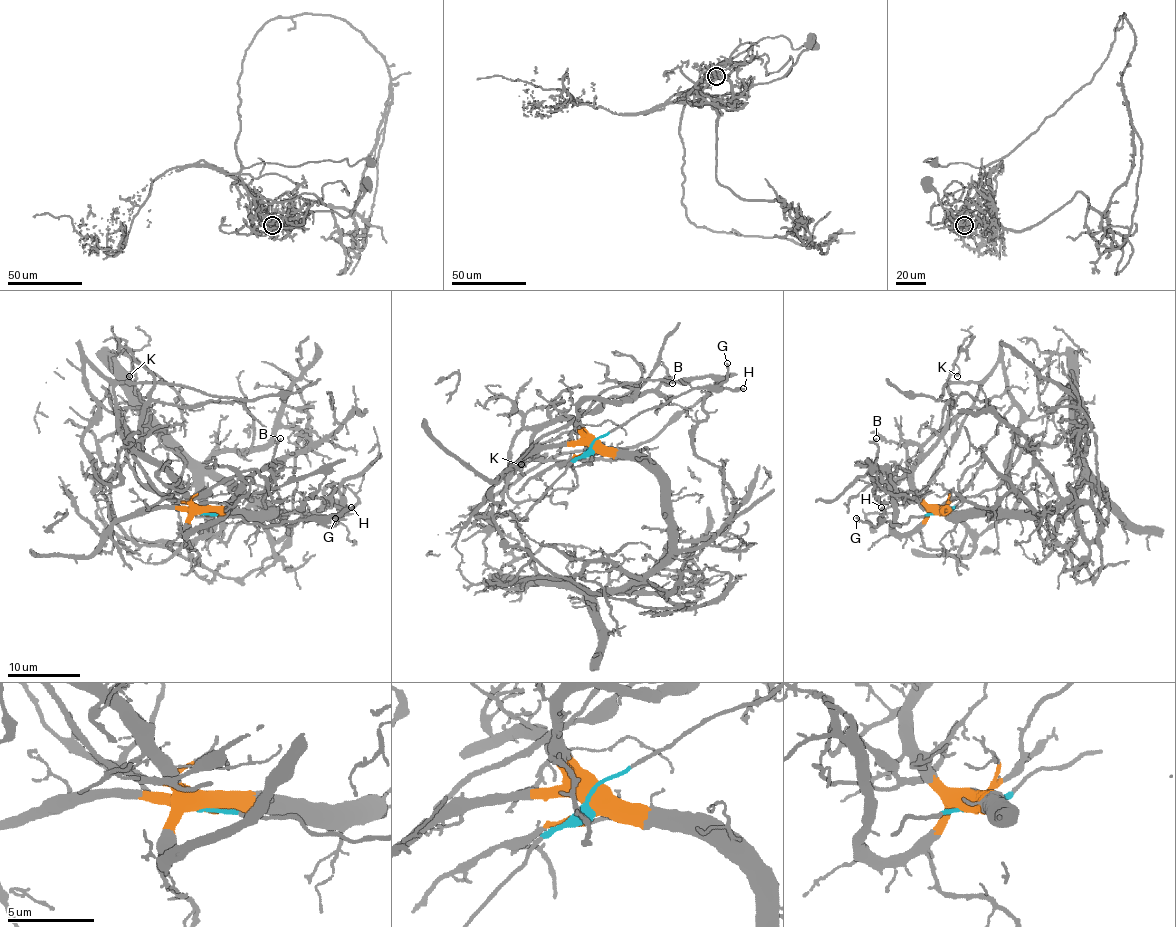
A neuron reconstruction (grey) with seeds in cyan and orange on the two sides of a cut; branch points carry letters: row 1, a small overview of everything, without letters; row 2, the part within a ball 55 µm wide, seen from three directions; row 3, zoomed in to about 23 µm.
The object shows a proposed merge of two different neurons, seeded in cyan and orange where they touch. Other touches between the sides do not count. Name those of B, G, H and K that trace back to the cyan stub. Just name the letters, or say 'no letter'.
G, H

